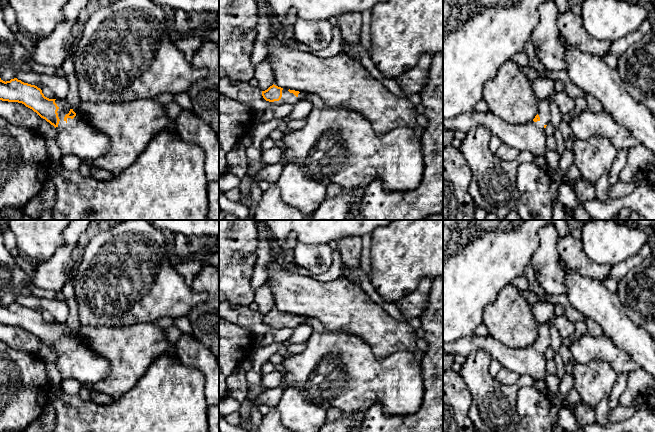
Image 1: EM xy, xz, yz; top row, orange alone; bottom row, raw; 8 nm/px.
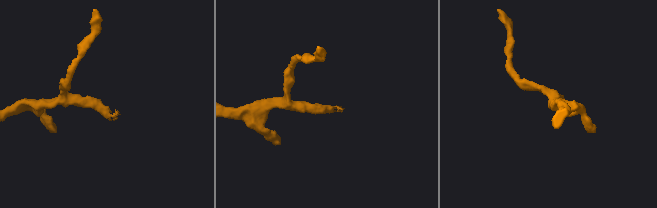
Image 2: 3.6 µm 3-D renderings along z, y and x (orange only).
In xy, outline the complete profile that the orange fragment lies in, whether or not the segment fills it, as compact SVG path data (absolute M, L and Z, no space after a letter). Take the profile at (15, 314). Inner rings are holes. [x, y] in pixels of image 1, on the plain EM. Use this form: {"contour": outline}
{"contour": "M0 302L0 324L22 327L53 349L63 380L71 378L83 385L94 385L109 375L110 363L106 358L76 338L66 324L49 323L35 309L17 302L6 306Z"}

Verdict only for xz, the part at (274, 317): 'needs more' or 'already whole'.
needs more

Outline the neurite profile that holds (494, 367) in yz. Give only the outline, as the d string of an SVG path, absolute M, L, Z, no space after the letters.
M491 360L489 367L488 367L488 372L491 375L492 378L496 379L497 374L501 370L502 366L499 364L497 360Z

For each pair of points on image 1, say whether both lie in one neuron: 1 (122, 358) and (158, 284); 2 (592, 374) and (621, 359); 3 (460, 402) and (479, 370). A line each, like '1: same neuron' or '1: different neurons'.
1: different neurons
2: different neurons
3: different neurons

